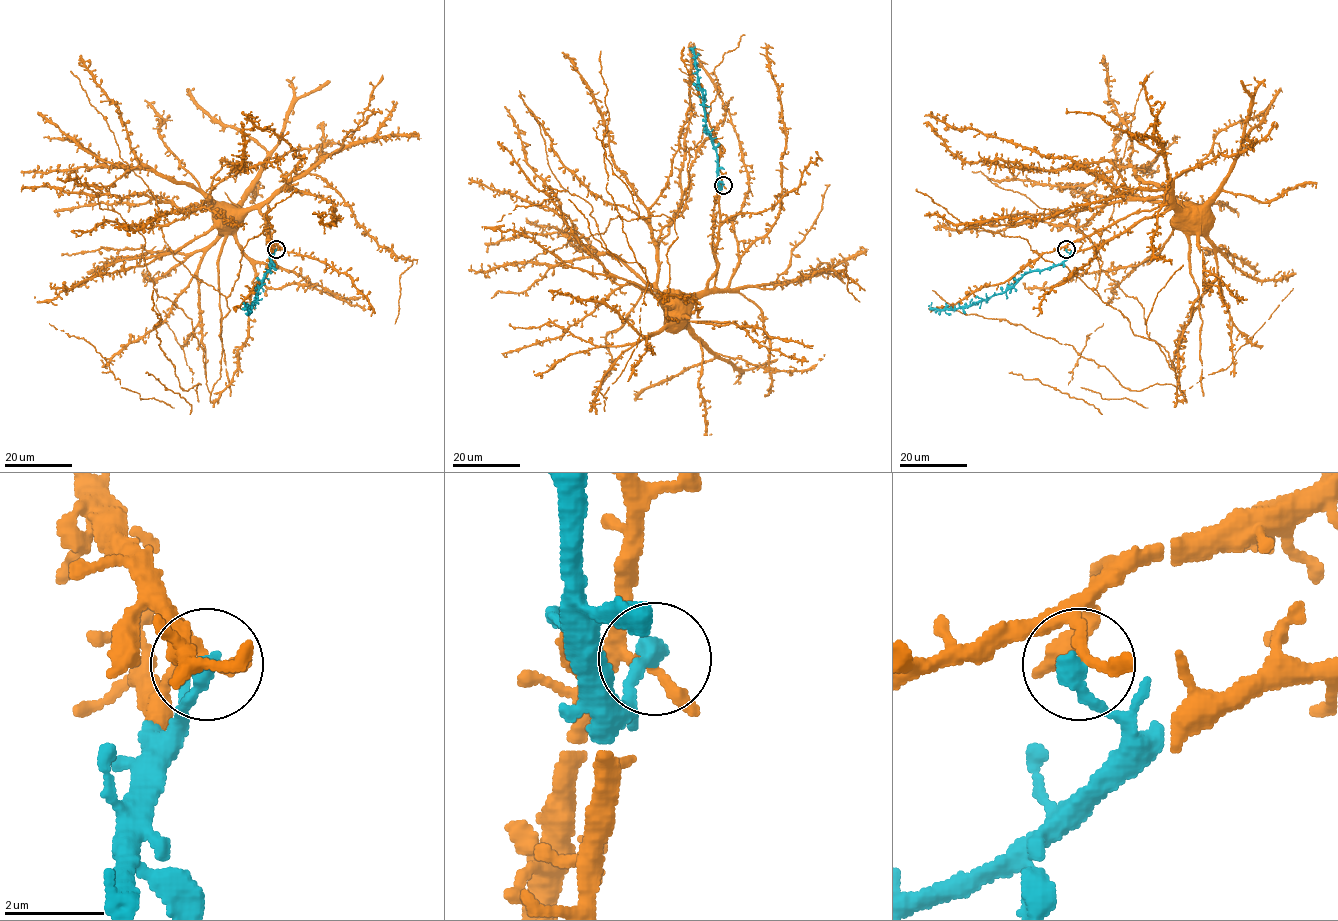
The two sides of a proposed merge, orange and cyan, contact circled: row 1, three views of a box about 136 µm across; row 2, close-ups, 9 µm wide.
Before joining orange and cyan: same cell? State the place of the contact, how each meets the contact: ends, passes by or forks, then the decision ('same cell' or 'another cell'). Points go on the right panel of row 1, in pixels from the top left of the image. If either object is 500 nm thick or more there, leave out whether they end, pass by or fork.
(1066, 249) | orange passes by | cyan ends | same cell

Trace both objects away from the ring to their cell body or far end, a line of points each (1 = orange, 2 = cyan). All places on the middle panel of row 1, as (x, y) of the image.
1: (723, 185), (717, 190), (714, 211), (712, 247), (715, 284), (699, 292), (679, 311)
2: (723, 185), (721, 188), (719, 180), (715, 147), (707, 130), (696, 55), (691, 50)

